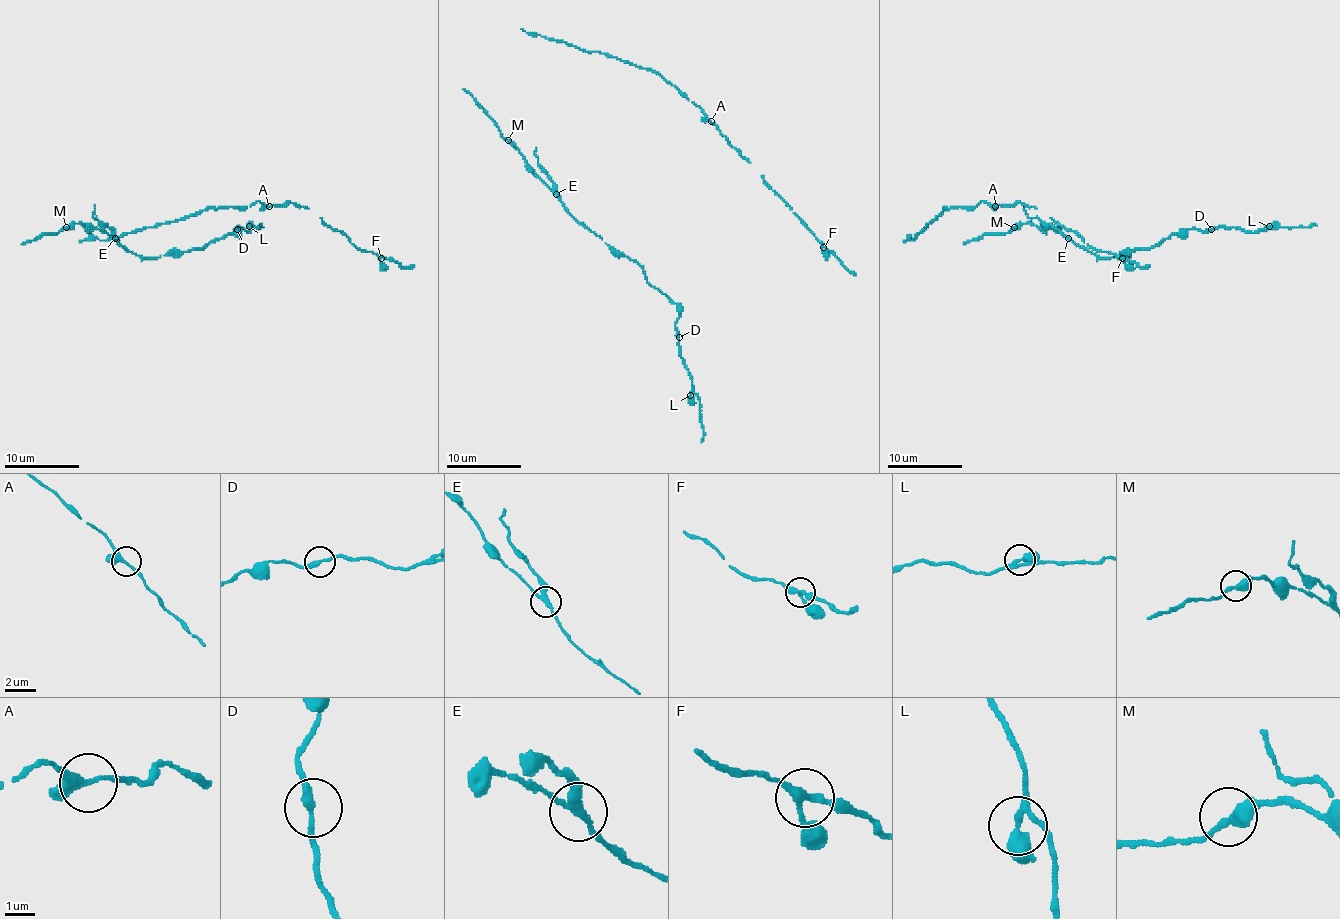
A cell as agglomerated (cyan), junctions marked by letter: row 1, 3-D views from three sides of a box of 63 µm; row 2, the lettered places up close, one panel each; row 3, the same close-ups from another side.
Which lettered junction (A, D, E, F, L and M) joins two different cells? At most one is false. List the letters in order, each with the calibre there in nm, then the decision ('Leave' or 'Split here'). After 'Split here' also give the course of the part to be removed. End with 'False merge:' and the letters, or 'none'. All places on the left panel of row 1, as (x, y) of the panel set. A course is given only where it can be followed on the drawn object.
A: Thickness 280 nm. Leave
D: Thickness 240 nm. Leave
E: Thickness 240 nm. Split here. Course of the part to remove: (115, 238), (115, 233), (93, 216), (94, 204)
F: Thickness 220 nm. Leave
L: Thickness 320 nm. Leave
M: Thickness 360 nm. Leave
False merge: E

